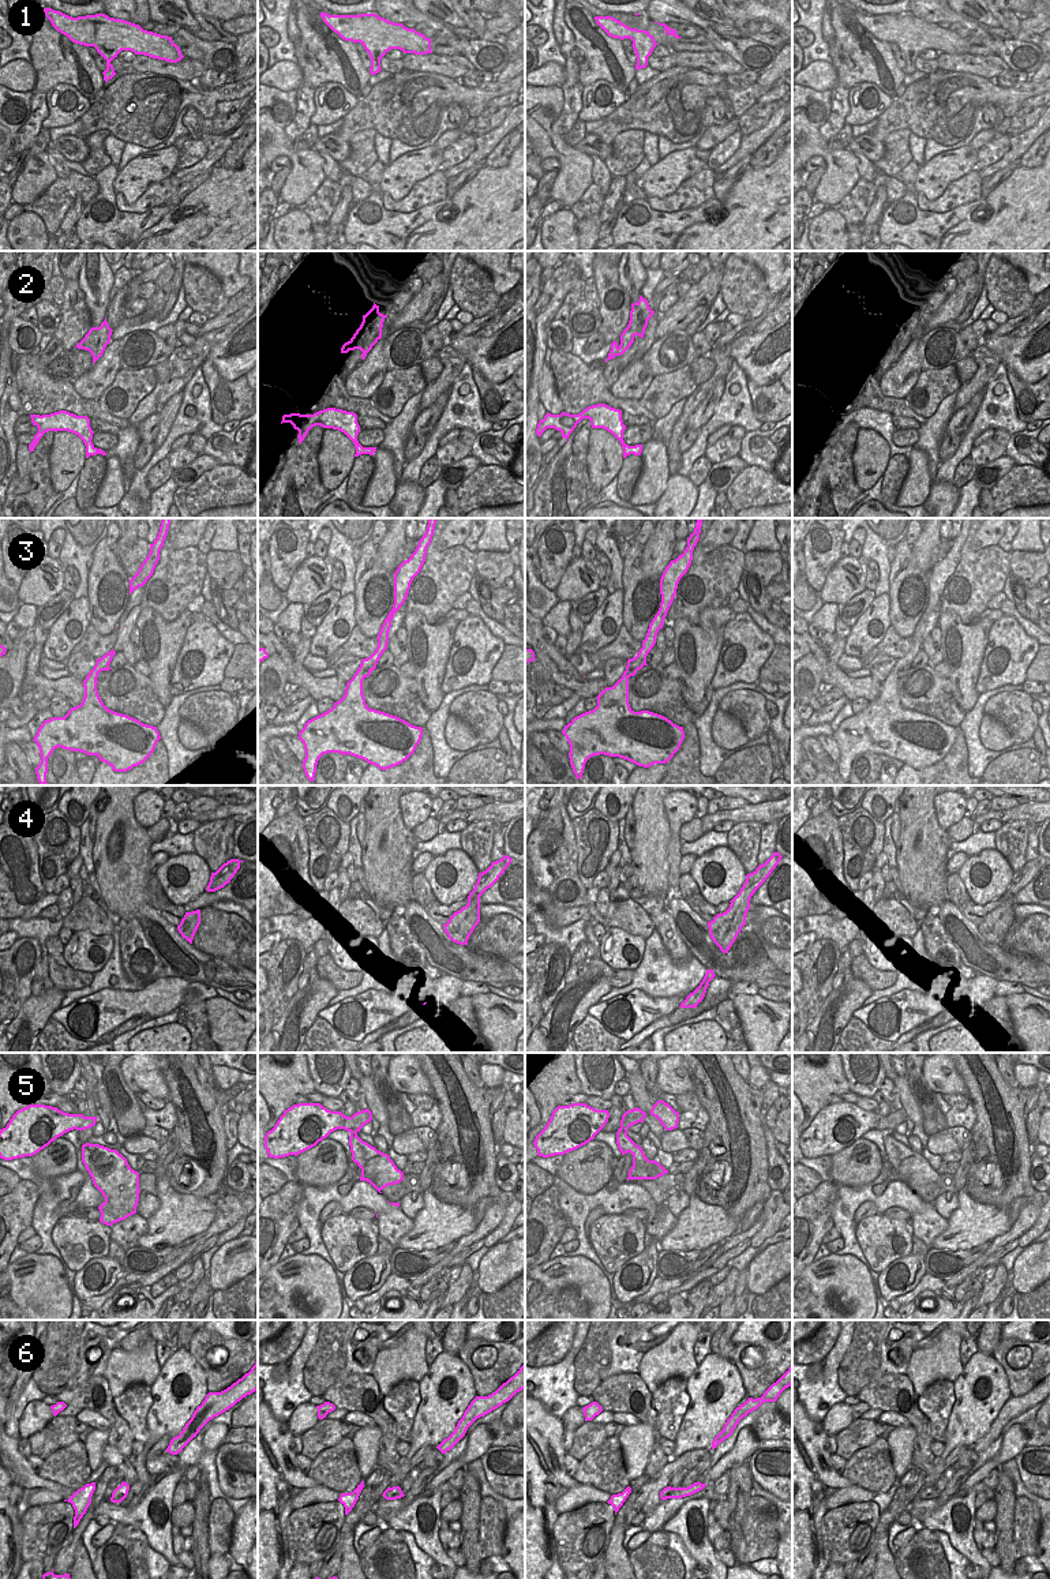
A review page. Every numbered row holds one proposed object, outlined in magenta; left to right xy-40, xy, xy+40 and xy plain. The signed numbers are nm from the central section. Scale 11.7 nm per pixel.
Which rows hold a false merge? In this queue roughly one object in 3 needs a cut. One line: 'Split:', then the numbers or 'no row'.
Split: 2, 3

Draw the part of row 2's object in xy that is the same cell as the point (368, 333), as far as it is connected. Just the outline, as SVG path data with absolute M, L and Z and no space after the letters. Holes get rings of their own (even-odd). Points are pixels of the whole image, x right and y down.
M375 303L372 308L365 315L363 315L360 327L350 338L355 349L360 349L363 352L363 360L372 349L372 346L382 338L382 327L386 318L387 315L380 314L379 305L376 305Z

